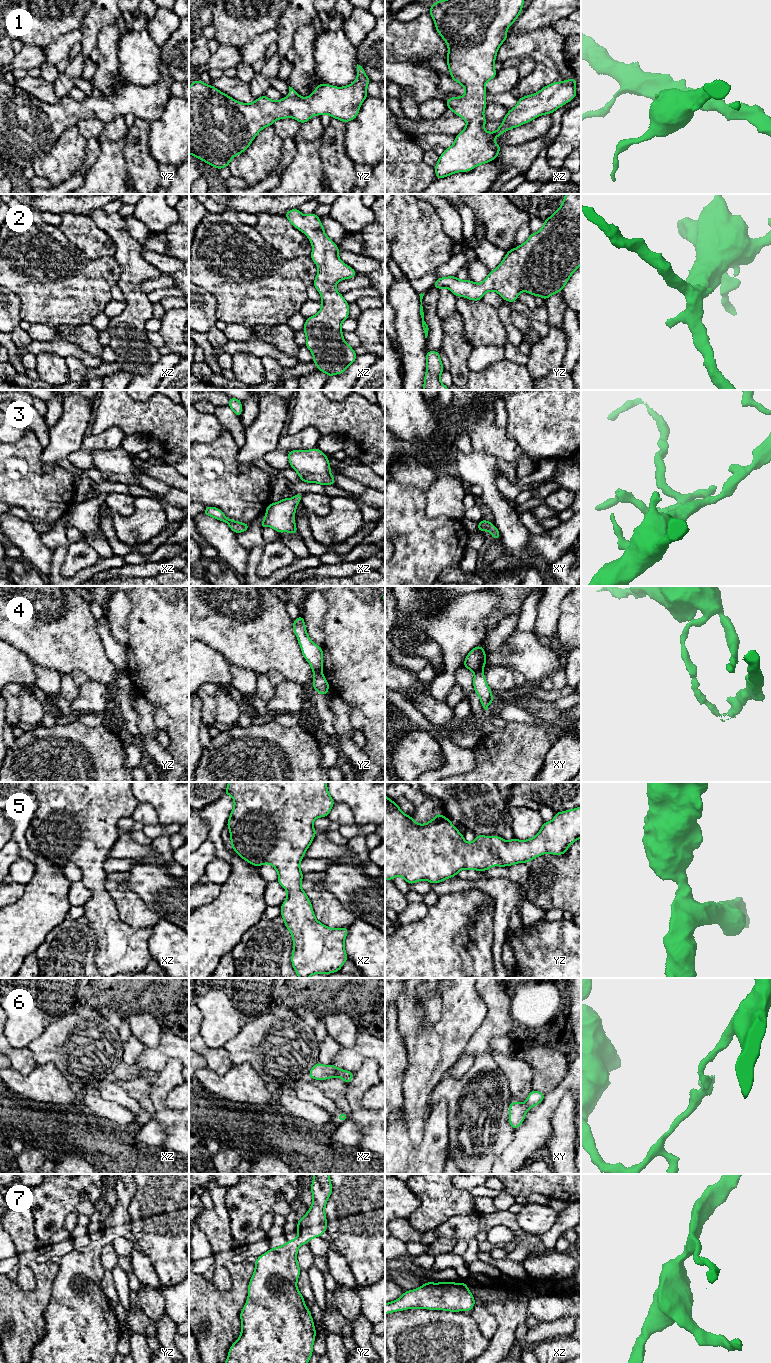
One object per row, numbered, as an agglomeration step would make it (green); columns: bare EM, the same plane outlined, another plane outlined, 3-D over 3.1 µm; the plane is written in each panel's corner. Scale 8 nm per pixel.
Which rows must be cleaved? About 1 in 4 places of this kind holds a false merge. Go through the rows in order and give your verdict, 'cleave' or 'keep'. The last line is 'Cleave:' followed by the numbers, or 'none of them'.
1: keep
2: keep
3: keep
4: cleave
5: keep
6: cleave
7: keep
Cleave: 4, 6

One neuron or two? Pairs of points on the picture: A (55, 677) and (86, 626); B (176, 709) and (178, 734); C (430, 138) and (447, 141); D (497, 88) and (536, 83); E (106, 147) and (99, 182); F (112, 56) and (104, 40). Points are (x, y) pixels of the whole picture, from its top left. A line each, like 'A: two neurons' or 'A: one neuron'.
A: two neurons
B: one neuron
C: one neuron
D: two neurons
E: one neuron
F: one neuron

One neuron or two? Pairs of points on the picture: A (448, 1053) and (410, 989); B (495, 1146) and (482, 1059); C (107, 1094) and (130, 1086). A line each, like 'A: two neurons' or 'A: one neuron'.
A: one neuron
B: one neuron
C: two neurons

